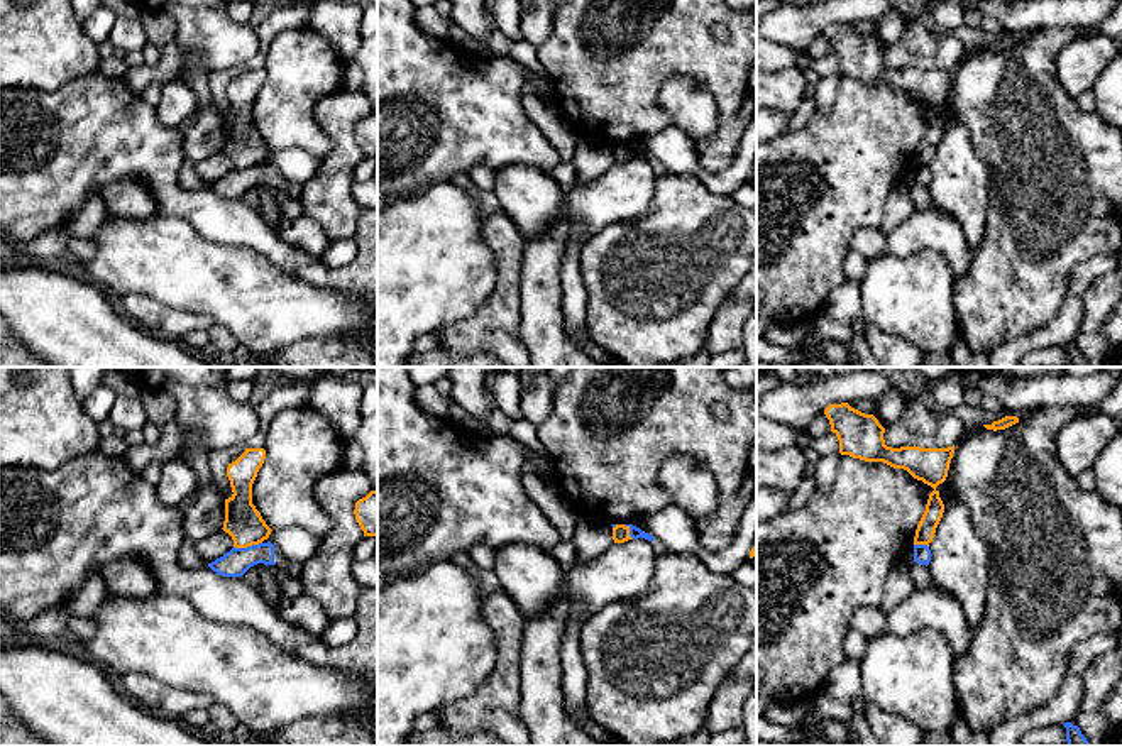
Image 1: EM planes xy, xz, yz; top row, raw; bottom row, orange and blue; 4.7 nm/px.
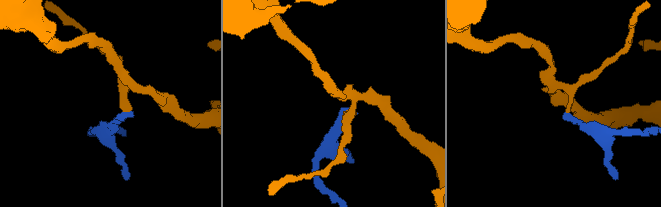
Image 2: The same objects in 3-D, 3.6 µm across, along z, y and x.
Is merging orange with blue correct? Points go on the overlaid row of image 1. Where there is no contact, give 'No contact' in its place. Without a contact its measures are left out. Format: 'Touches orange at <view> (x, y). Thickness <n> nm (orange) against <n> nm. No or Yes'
Touches orange at xy (247, 545). Thickness 180 nm (orange) against 130 nm. No

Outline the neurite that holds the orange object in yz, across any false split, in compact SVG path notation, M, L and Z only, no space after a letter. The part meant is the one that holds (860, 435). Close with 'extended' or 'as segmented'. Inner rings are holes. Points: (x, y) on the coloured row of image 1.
M848 403L829 404L824 409L831 431L839 440L839 453L865 462L883 462L894 469L907 470L914 479L922 480L934 491L929 494L926 511L917 524L914 545L932 541L936 528L943 518L944 504L936 489L948 477L954 445L948 448L921 448L885 445L885 428L873 414L865 414Z | as segmented

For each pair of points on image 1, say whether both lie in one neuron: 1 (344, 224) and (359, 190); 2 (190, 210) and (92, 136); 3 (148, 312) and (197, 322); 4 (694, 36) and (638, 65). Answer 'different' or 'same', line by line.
1: different
2: same
3: same
4: same

